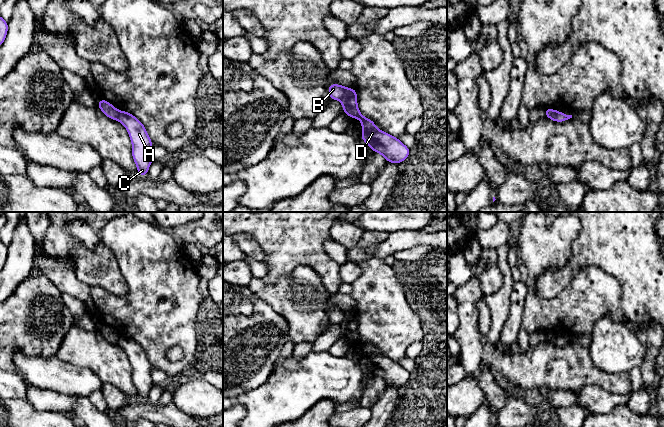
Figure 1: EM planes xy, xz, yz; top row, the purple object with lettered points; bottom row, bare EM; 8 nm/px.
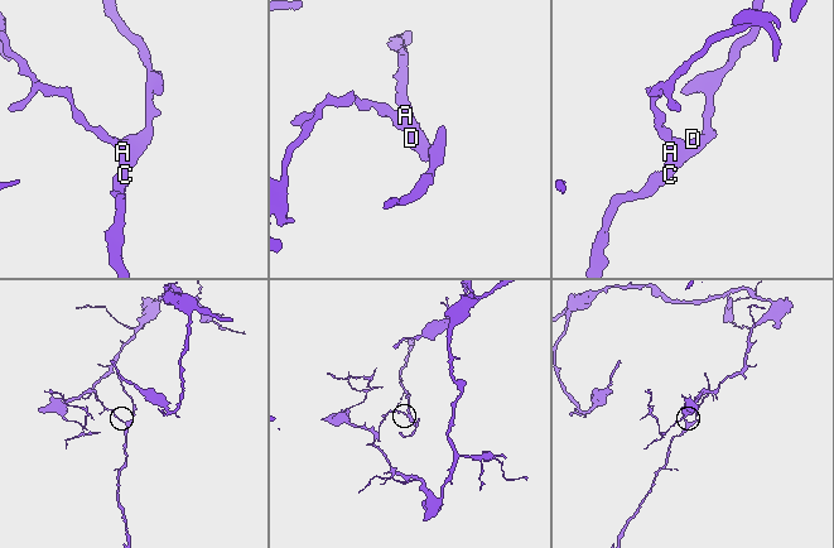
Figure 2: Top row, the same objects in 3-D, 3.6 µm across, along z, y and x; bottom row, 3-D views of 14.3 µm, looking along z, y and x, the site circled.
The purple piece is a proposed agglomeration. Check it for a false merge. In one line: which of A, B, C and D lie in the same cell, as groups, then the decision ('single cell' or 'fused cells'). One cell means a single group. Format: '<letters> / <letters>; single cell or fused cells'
A C D / B; fused cells

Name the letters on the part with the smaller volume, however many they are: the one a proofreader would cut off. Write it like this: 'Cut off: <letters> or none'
Cut off: A, C, D

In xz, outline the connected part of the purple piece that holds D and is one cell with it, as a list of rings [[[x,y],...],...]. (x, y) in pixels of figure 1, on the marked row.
[[[351,87],[347,88],[340,102],[343,106],[343,113],[350,118],[356,118],[361,121],[361,138],[373,152],[380,153],[390,163],[400,164],[407,159],[410,148],[404,145],[399,138],[378,129],[371,119],[364,117],[360,113],[356,90]]]

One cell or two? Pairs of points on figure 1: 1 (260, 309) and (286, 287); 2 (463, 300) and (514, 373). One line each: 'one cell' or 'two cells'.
1: two cells
2: two cells

